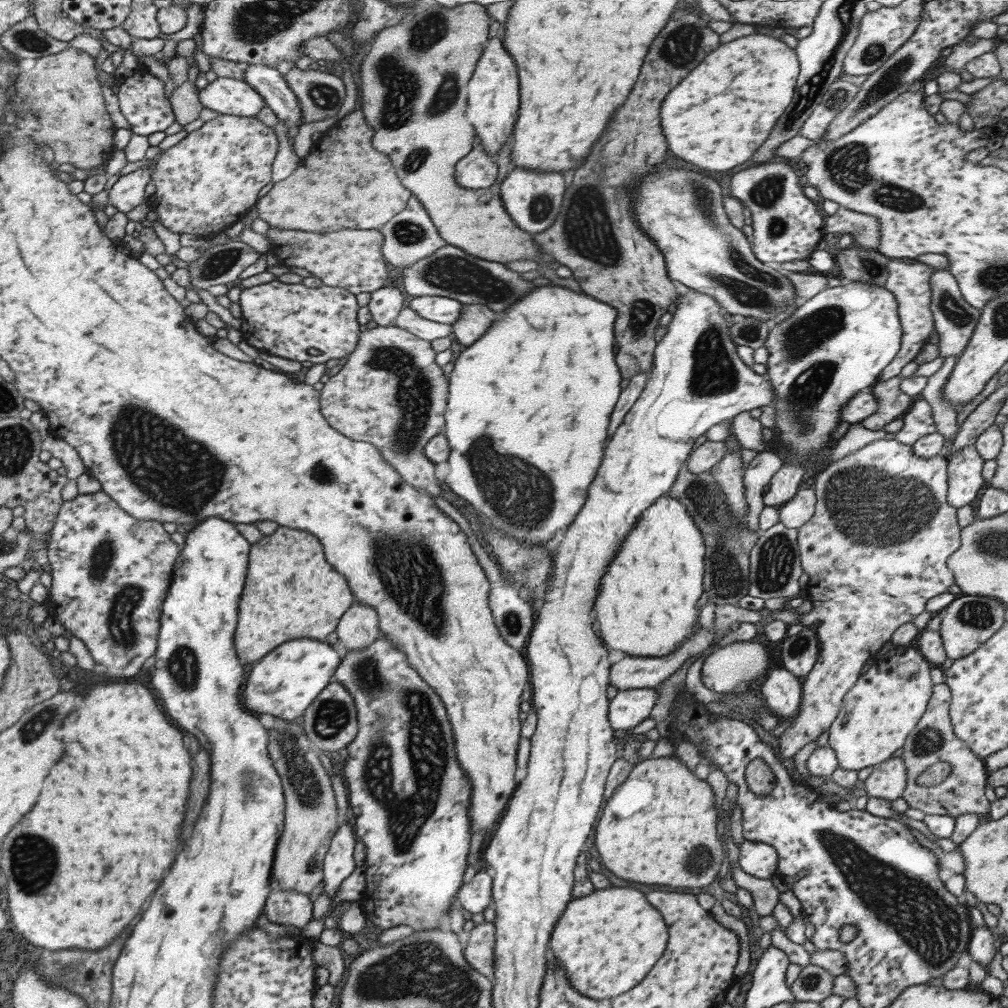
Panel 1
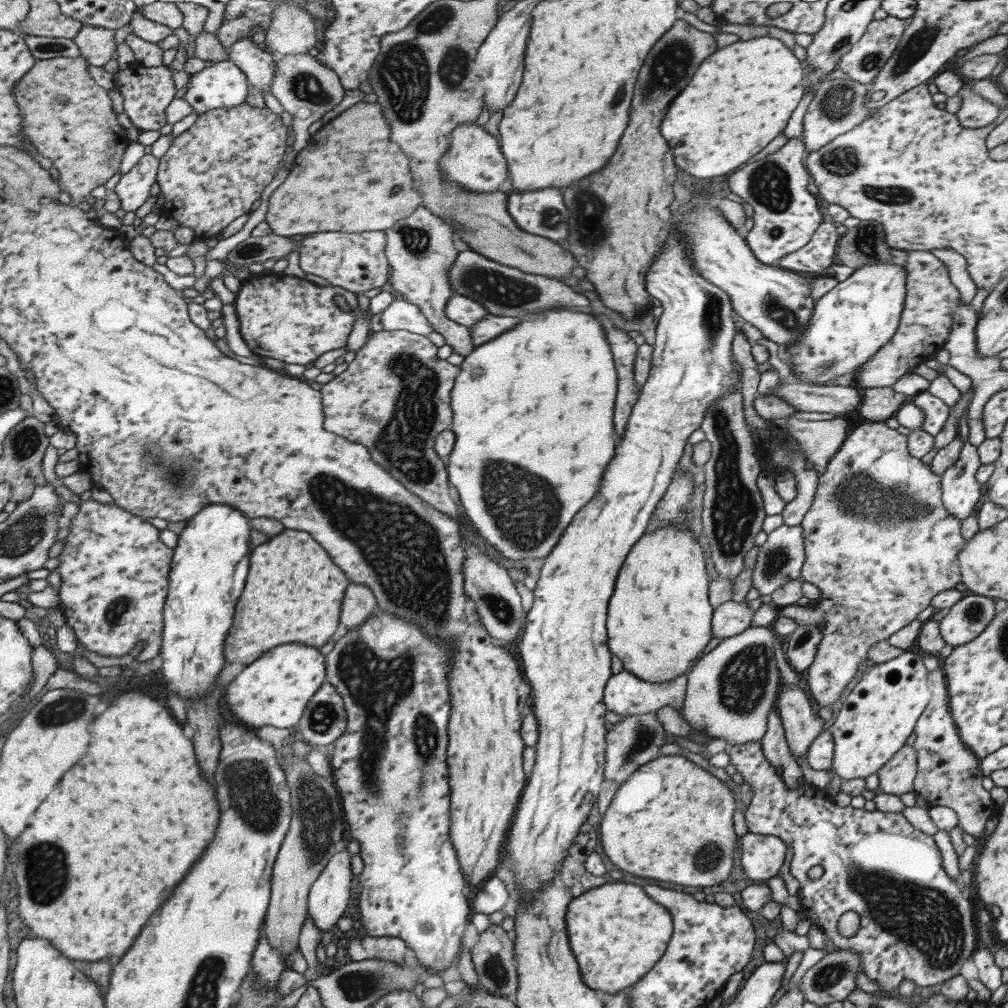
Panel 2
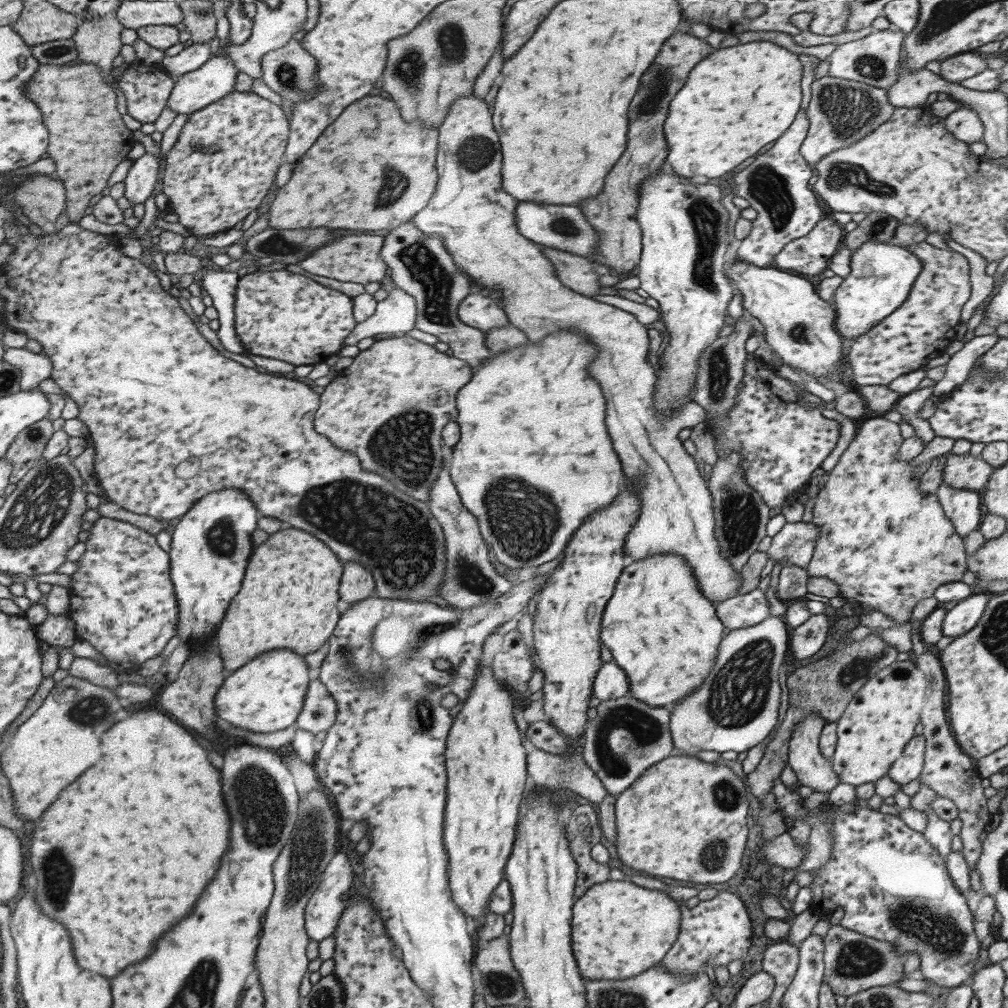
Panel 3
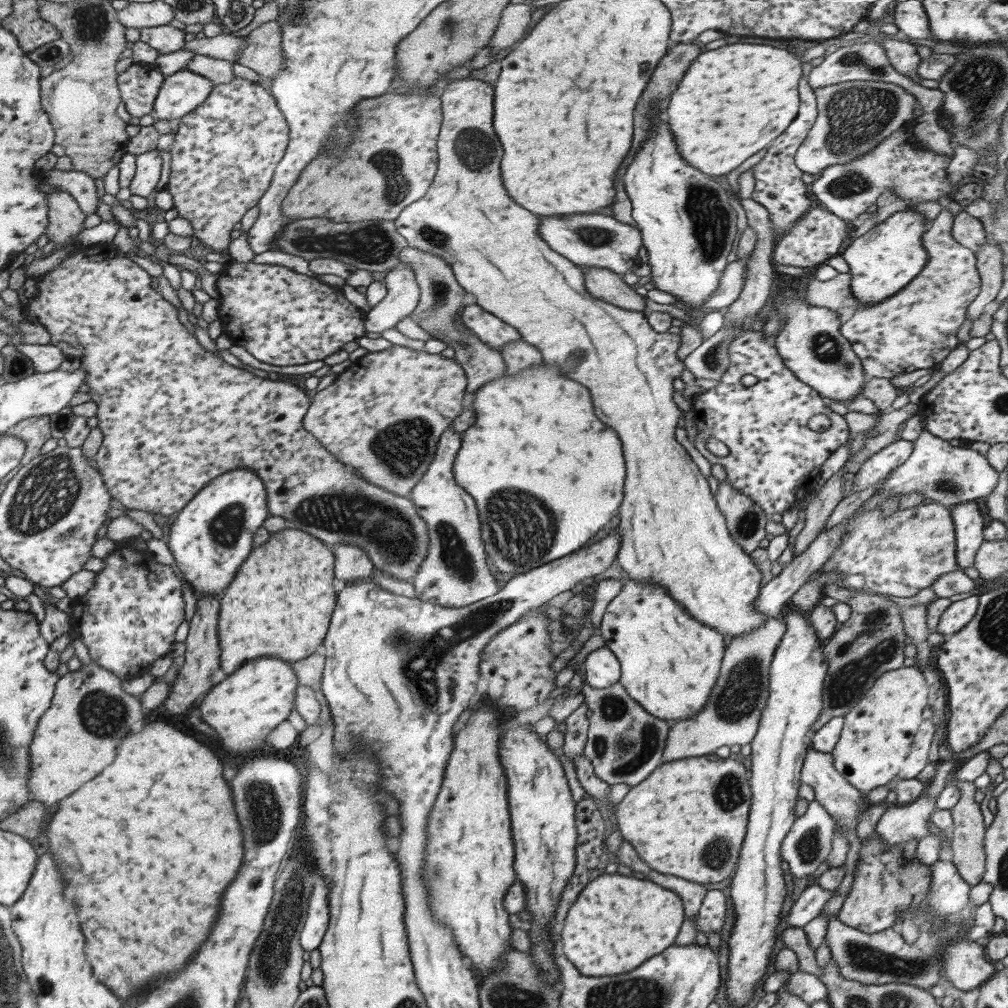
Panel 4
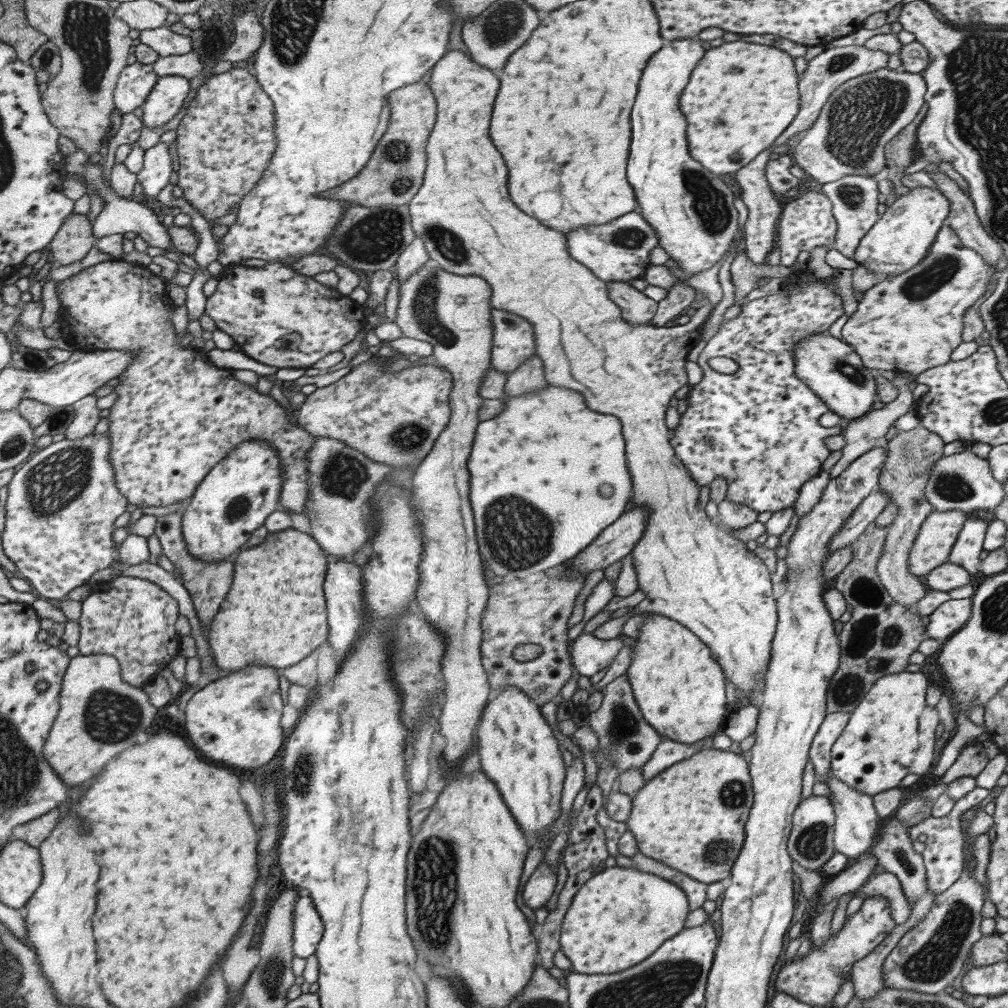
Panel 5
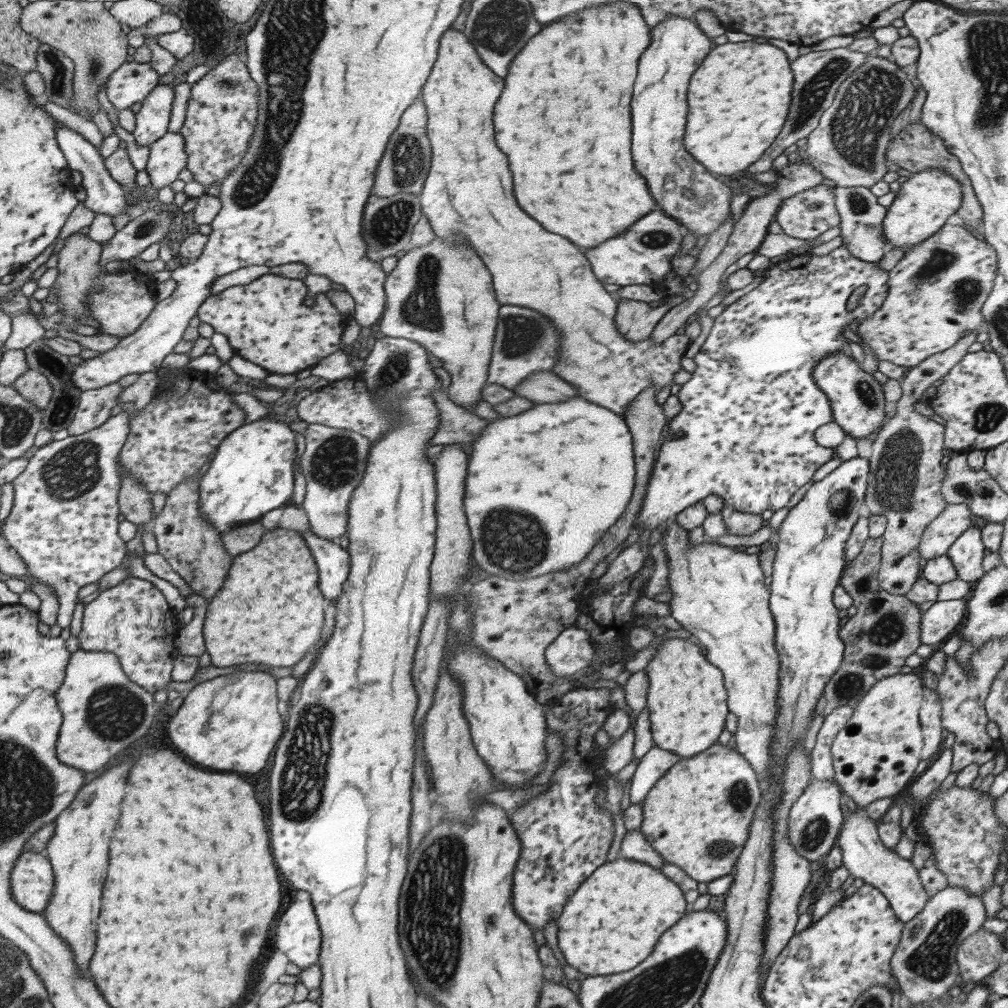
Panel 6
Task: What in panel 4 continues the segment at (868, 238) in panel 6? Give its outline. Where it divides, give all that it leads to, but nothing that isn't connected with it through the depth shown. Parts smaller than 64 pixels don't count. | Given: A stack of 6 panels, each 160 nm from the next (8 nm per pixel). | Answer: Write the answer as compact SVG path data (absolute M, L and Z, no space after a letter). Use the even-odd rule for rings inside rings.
M911 118L897 132L883 138L883 142L879 142L876 147L849 162L823 168L819 178L811 183L811 192L817 202L822 203L827 212L845 222L846 244L853 240L851 234L864 217L864 210L888 190L892 190L898 198L905 200L908 208L913 209L924 200L937 202L939 198L954 198L956 184L946 175L950 156L940 155L917 144L911 132L914 123L914 118Z

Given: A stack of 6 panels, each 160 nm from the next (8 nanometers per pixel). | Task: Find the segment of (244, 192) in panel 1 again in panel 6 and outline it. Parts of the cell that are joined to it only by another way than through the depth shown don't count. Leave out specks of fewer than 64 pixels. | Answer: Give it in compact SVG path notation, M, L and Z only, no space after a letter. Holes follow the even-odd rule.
M233 54L223 57L223 60L211 67L200 80L190 85L183 125L178 132L183 137L183 145L185 145L186 165L184 168L191 172L193 181L201 182L204 188L215 192L224 178L238 165L253 133L257 103L258 86L249 77L246 64Z

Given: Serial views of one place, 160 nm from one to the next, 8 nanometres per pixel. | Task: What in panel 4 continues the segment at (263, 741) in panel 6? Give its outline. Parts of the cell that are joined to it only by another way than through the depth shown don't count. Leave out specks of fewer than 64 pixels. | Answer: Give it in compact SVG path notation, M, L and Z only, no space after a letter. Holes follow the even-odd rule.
M257 658L257 660L245 662L243 666L234 670L233 674L229 674L225 680L221 680L219 684L215 684L211 690L208 690L204 695L205 698L201 697L197 704L201 712L201 720L217 732L217 740L227 752L235 754L235 750L239 750L249 754L257 744L263 742L269 730L273 730L279 722L288 718L294 706L294 690L298 685L297 677L289 666L290 663L277 660L277 658Z

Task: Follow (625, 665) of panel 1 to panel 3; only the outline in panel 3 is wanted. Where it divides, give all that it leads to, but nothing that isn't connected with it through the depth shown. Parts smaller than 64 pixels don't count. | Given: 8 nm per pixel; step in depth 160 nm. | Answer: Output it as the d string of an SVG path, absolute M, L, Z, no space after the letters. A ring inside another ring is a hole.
M753 589L747 594L735 595L714 606L717 619L730 631L745 628L769 618L769 602L763 591Z

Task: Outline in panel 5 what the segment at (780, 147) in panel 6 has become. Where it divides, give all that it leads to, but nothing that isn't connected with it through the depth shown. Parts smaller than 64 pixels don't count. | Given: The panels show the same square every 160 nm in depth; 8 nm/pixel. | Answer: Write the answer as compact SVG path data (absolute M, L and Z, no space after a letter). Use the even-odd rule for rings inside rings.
M863 45L843 46L843 56L833 60L809 60L805 62L805 72L799 80L799 108L797 116L791 120L789 128L785 128L785 132L773 142L773 146L783 144L791 135L801 134L809 130L813 126L813 122L817 118L821 107L825 104L828 96L846 80L867 75L879 69L886 68L888 55L880 50L869 50ZM761 152L759 156L756 156L748 162L745 166L741 167L737 172L733 173L735 182L739 184L741 188L740 198L745 204L748 213L747 218L743 224L744 226L744 253L746 257L753 263L753 265L759 265L765 267L765 260L768 252L774 248L776 238L776 224L782 209L782 204L779 200L776 200L770 193L769 185L765 180L764 168L771 158L771 153Z

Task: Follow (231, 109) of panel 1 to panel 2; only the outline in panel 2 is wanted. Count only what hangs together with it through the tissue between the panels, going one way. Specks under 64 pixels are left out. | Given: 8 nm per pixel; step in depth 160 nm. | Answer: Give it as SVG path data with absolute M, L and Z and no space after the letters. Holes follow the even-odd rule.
M229 60L219 61L190 76L183 99L198 113L231 108L244 103L248 85L236 65Z

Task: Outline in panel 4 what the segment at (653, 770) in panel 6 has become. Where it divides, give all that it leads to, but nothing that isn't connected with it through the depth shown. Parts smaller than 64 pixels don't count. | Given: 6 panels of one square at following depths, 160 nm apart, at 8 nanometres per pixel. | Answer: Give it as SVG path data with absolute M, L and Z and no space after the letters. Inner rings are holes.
M771 617L752 631L730 640L724 648L716 683L701 710L669 725L661 755L663 763L708 755L721 746L750 744L768 697L769 663L784 632L784 622Z

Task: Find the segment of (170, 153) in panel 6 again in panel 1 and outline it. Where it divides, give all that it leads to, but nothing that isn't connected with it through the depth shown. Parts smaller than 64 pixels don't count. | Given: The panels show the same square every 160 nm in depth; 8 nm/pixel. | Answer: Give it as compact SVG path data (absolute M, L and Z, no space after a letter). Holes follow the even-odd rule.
M154 165L150 169L136 169L131 173L119 176L117 181L108 189L108 204L123 213L133 210L135 206L139 206L144 198L146 198L143 189L150 180L150 172L153 167Z

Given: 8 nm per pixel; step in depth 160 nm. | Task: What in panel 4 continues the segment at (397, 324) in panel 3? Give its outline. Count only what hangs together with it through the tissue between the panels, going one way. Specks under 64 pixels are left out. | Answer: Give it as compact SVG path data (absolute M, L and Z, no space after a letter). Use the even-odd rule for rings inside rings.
M397 264L395 270L389 271L384 277L383 283L386 288L385 296L373 305L364 314L364 332L383 332L383 330L389 330L393 328L399 320L403 320L405 316L414 312L414 308L418 303L418 286L414 279L414 274L411 271L409 265Z

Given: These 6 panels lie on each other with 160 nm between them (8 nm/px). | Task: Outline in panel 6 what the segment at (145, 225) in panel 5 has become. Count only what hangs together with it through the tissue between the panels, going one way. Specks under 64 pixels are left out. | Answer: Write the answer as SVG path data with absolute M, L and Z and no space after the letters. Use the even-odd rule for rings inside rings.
M56 120L53 123L53 130L55 130L56 144L64 154L64 159L68 166L67 171L76 170L81 175L80 186L82 186L86 194L85 199L82 201L82 206L94 213L98 212L110 217L117 216L119 212L133 215L134 213L128 210L128 200L126 199L124 188L110 177L99 151L89 144L83 136L61 126Z

